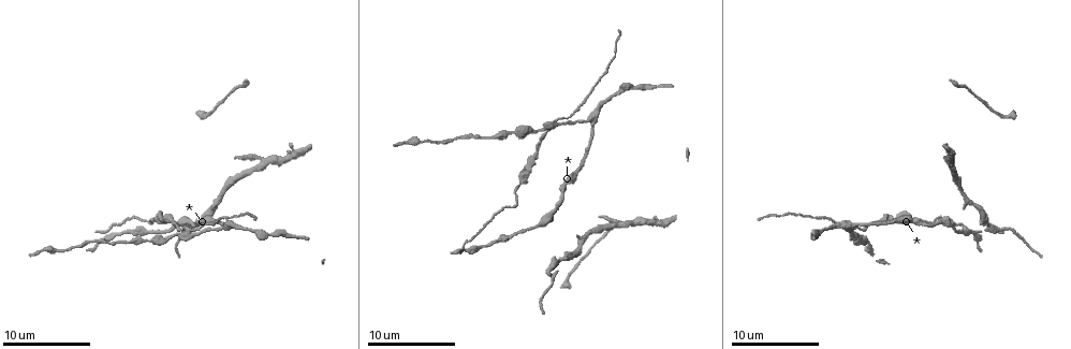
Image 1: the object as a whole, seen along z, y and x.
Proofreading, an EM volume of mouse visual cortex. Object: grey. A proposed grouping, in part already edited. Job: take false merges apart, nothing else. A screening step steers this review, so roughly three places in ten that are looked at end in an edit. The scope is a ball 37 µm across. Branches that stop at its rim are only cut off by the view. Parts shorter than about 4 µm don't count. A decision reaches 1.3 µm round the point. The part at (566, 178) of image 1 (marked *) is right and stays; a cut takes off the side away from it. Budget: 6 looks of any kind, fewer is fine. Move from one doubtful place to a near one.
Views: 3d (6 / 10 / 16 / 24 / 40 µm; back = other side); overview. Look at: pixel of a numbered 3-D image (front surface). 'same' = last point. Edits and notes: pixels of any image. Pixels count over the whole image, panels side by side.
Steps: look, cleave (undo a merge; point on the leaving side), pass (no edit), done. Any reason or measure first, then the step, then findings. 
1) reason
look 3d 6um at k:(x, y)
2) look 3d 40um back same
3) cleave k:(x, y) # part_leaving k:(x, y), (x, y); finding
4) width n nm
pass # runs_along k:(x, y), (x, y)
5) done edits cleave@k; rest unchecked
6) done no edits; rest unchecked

arms part here
look 3d 10um at 1:(199, 227)

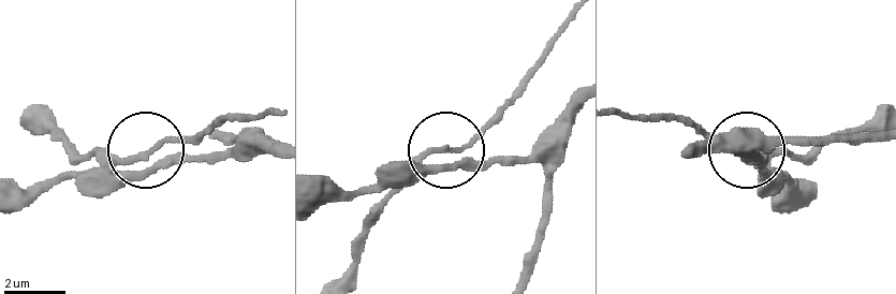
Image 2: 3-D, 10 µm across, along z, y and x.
width 140 nm
pass # all the same neuron

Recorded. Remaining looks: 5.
look 3d 10um at 1:(263, 159)

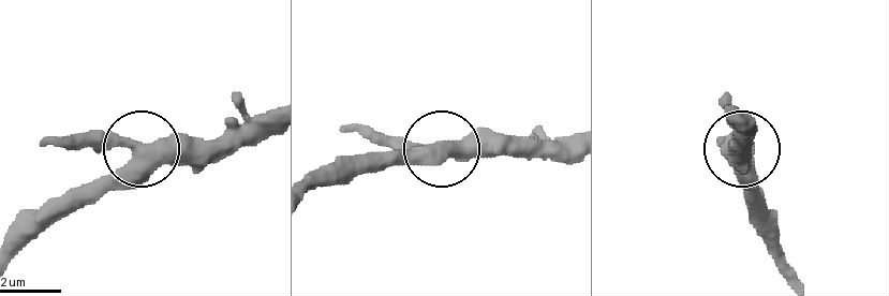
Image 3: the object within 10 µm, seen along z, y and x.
look 3d 6um at 3:(135, 148)

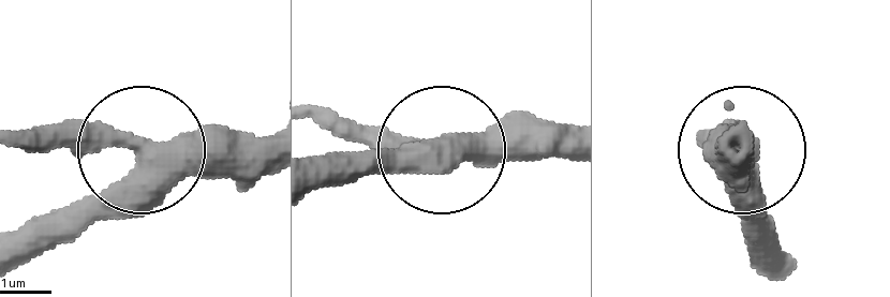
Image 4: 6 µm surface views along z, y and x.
side_arm 7 um
pass # continuous, no second neuron

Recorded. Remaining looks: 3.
look 3d 10um at 1:(550, 219)

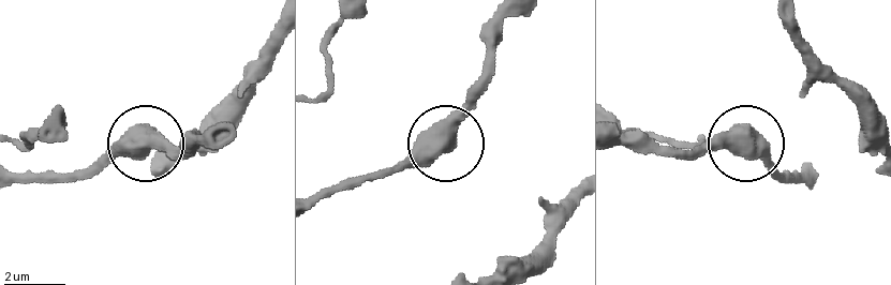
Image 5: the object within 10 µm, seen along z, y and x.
pass # runs_along 5:(504, 14), (480, 99), (442, 143), (419, 147), (391, 173); continuous, no second neuron

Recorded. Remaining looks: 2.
done no edits; rest unchecked

